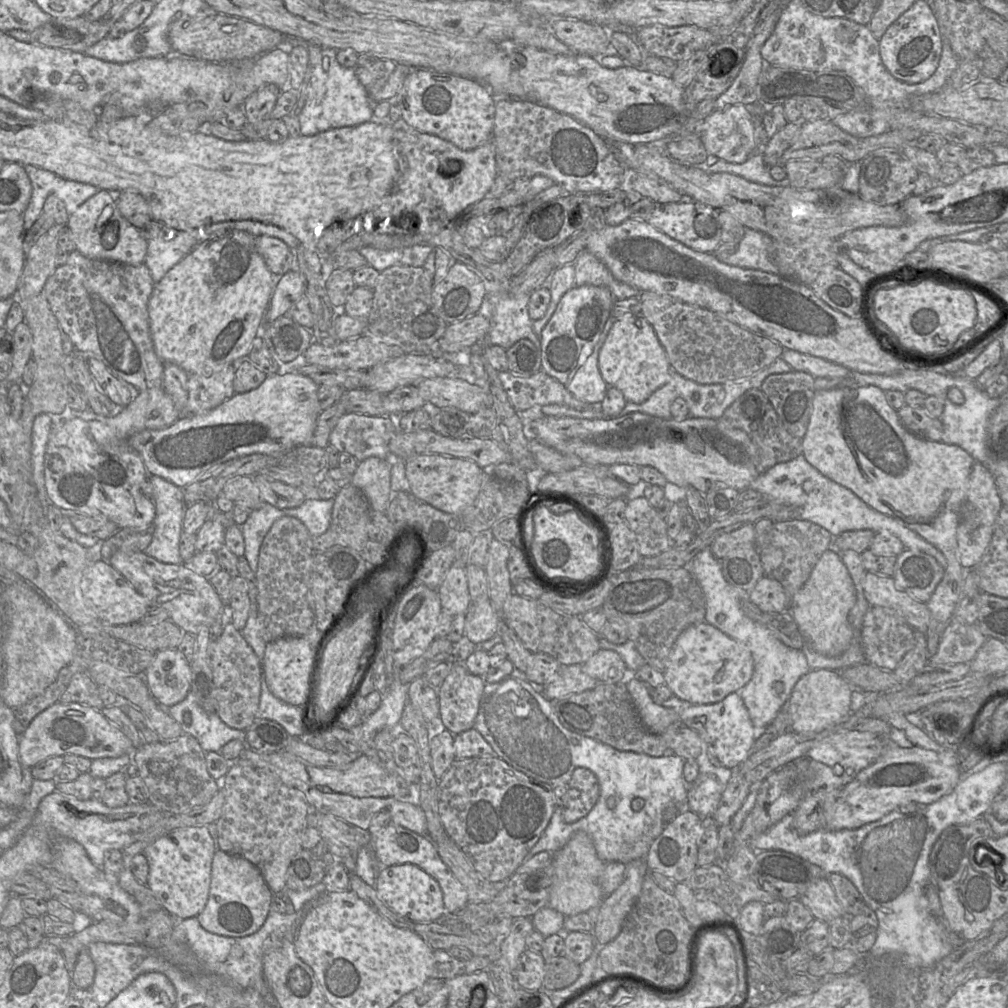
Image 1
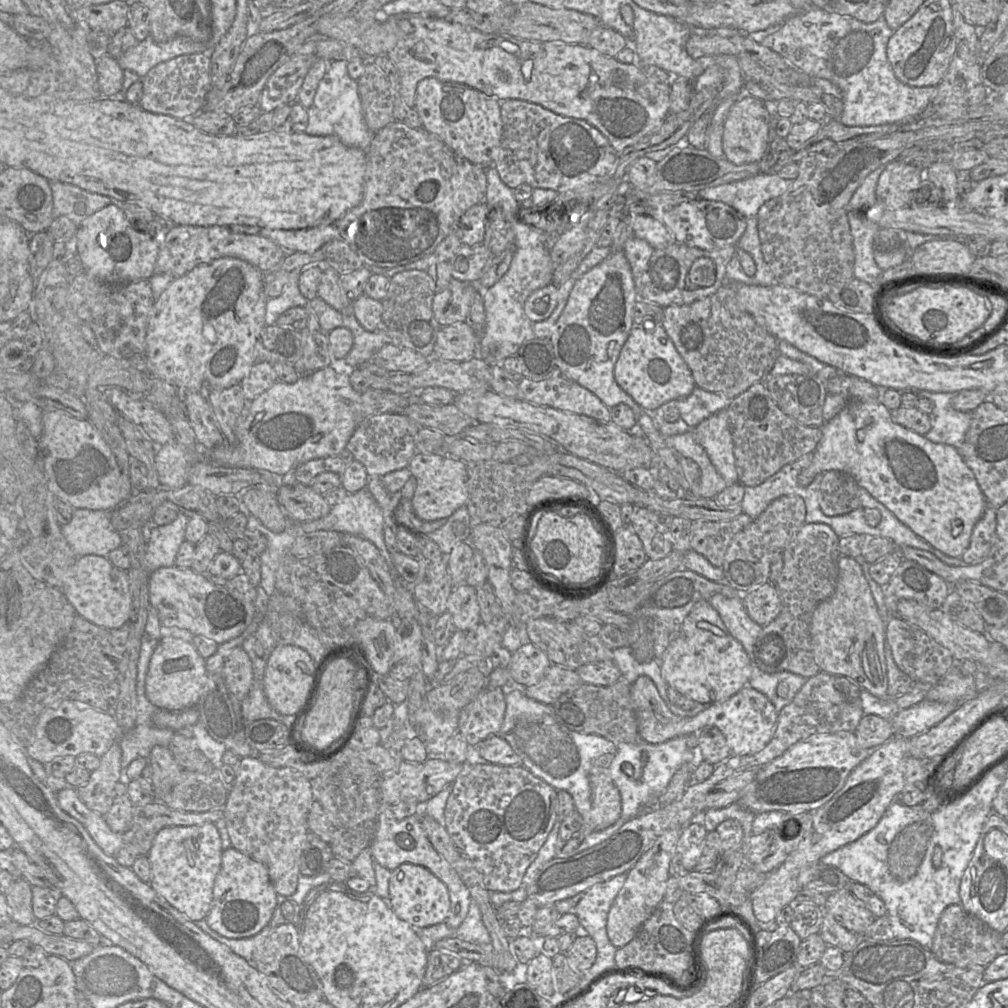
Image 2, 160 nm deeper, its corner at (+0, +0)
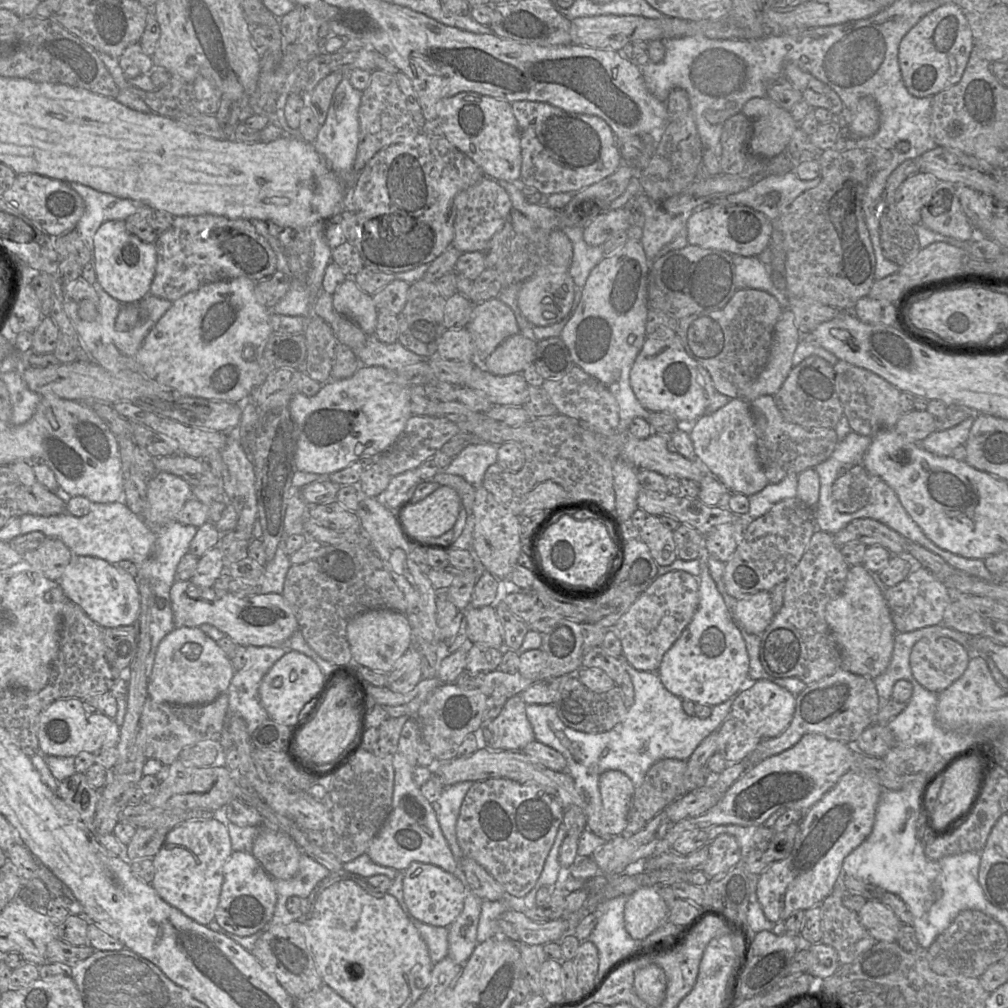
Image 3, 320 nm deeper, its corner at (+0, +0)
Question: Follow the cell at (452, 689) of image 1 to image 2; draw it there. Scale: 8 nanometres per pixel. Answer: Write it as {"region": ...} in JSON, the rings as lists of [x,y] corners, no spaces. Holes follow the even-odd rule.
{"region":[[[486,687],[461,709],[458,732],[474,749],[483,740],[499,734],[505,711],[505,691],[501,688]]]}

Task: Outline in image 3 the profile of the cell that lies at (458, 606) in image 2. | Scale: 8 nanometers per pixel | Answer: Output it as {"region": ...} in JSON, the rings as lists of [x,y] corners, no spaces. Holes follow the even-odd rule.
{"region":[[[494,606],[467,608],[464,611],[467,621],[467,638],[472,643],[493,648],[503,648],[503,626]]]}

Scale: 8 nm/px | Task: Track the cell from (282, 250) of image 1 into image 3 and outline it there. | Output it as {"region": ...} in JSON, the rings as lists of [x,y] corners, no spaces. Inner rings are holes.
{"region":[[[203,214],[174,216],[170,228],[156,239],[156,270],[150,294],[174,302],[200,287],[245,277],[259,282],[276,272],[277,258],[251,221]]]}

